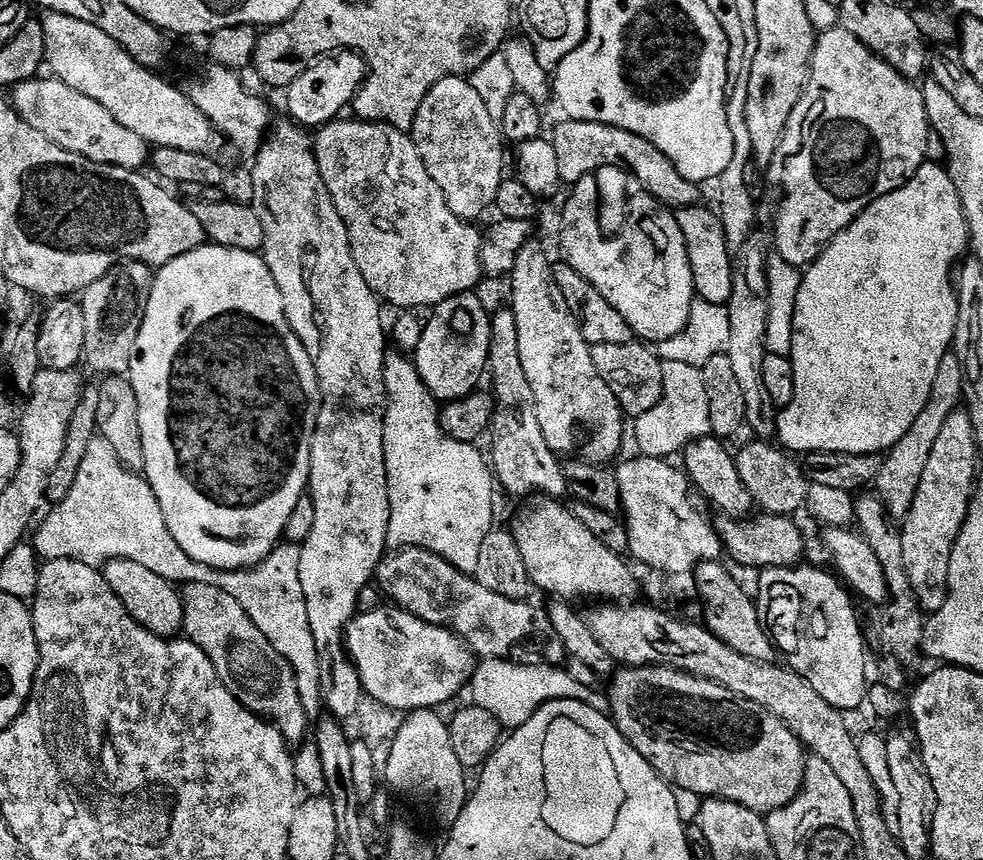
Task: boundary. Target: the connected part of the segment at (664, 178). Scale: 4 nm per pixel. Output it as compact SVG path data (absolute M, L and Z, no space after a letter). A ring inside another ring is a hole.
M567 118L561 121L550 139L558 158L558 174L565 185L577 184L582 178L599 173L599 168L625 168L640 183L637 185L643 191L650 193L669 210L690 207L700 200L701 189L698 185L682 178L674 162L670 162L670 158L666 158L654 142L646 142L646 138L638 134L630 134L609 124Z

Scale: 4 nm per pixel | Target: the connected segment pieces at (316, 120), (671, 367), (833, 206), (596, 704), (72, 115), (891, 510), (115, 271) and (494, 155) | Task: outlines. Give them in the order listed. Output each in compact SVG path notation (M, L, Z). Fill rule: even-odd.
M337 50L313 60L305 67L298 78L288 85L288 112L295 123L308 130L319 130L325 124L332 123L341 115L343 108L347 109L355 100L368 78L368 66L363 56L351 50Z
M663 361L662 398L654 410L635 417L639 455L676 458L696 440L712 435L710 398L706 398L704 373L685 363ZM676 456L676 457L672 457Z
M843 26L819 33L816 49L812 55L812 71L808 74L808 85L804 88L802 98L790 114L790 122L782 134L782 142L774 154L771 164L768 165L767 175L772 175L772 180L784 191L784 201L780 204L780 217L776 220L776 249L775 251L788 264L807 266L820 257L825 244L831 242L842 230L846 230L866 210L866 206L873 204L878 198L898 190L908 180L914 179L916 171L926 163L928 156L928 141L930 139L930 125L924 93L913 81L907 80L898 70L894 70L881 56L875 56L865 44L858 42L854 34L850 34Z
M481 659L470 681L471 703L487 710L498 718L501 729L515 730L522 727L544 704L555 700L577 700L588 704L590 710L611 717L612 703L599 687L587 688L570 678L567 670L551 664L518 664L515 660Z
M44 79L27 80L10 92L12 107L30 126L34 126L34 130L38 130L38 134L46 134L52 144L62 146L62 150L70 150L82 158L90 158L90 162L133 170L143 169L149 163L149 145L138 138L134 130L126 130L126 126L122 126L122 122L118 122L114 114L106 110L106 106L98 106L94 98L86 98L86 94L70 90L70 86L61 80Z
M955 354L946 355L942 358L942 366L938 366L938 374L934 377L934 386L930 386L930 398L922 414L918 414L914 426L910 426L904 437L888 449L884 456L882 474L878 474L874 492L883 502L889 516L903 518L910 514L918 486L922 482L922 474L926 470L926 462L930 462L930 450L934 450L934 441L942 435L942 426L946 426L950 414L961 407L965 396L964 367Z
M125 260L113 266L101 280L94 282L94 286L90 286L82 294L86 314L86 346L83 363L89 364L97 372L97 377L123 376L127 373L130 366L130 354L134 354L134 341L138 338L138 330L142 330L142 322L146 318L146 306L150 302L153 279L153 269L148 265Z
M462 76L442 78L442 82L426 94L422 106L418 106L410 135L422 162L426 162L430 170L430 178L434 178L442 194L446 194L450 210L463 220L479 221L479 216L495 205L498 186L506 178L506 144L499 123L490 118L470 80Z

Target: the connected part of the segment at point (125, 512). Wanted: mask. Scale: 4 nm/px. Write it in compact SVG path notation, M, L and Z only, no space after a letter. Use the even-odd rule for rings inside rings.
M99 436L88 446L72 491L50 511L34 540L43 561L78 561L99 569L112 560L142 562L142 566L150 566L154 574L162 574L162 578L177 586L202 582L223 590L250 614L254 626L266 634L266 642L288 660L296 675L298 694L306 714L310 718L321 715L324 708L324 699L320 696L322 668L320 652L310 630L310 614L306 614L306 594L302 594L301 545L281 543L261 564L239 572L221 572L219 568L194 562L194 558L174 542L162 506L158 506L158 498L147 480L141 473L127 468L118 454L114 454L114 446Z

